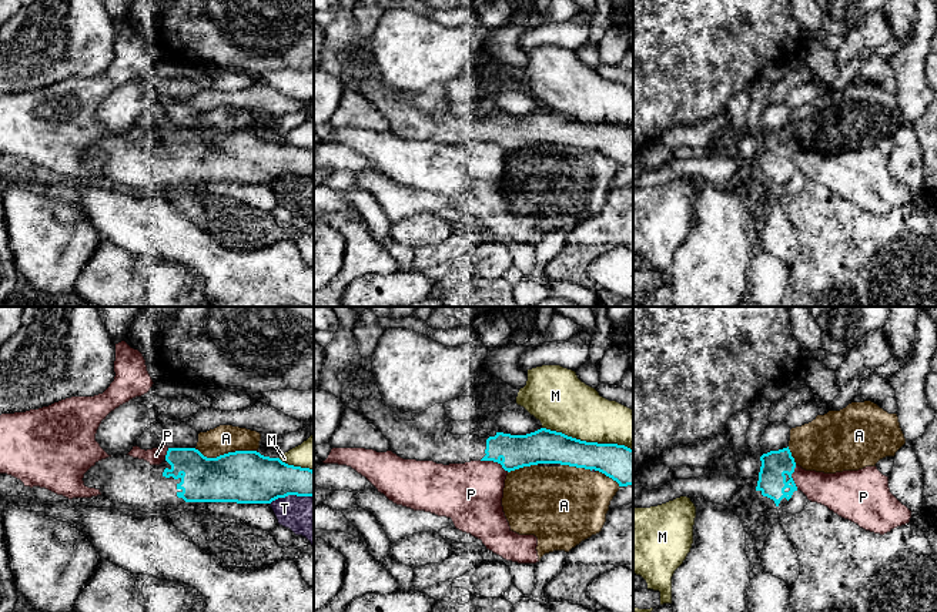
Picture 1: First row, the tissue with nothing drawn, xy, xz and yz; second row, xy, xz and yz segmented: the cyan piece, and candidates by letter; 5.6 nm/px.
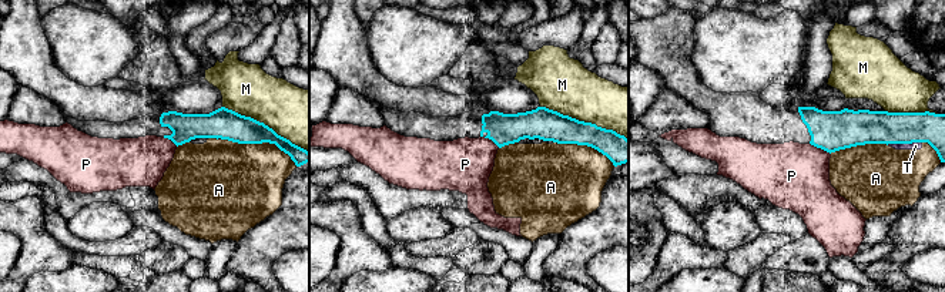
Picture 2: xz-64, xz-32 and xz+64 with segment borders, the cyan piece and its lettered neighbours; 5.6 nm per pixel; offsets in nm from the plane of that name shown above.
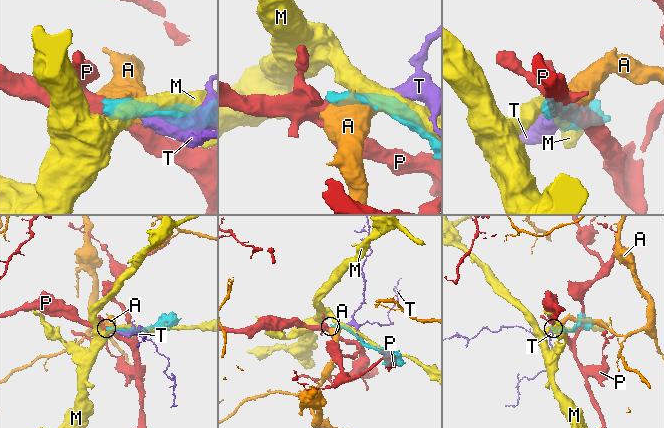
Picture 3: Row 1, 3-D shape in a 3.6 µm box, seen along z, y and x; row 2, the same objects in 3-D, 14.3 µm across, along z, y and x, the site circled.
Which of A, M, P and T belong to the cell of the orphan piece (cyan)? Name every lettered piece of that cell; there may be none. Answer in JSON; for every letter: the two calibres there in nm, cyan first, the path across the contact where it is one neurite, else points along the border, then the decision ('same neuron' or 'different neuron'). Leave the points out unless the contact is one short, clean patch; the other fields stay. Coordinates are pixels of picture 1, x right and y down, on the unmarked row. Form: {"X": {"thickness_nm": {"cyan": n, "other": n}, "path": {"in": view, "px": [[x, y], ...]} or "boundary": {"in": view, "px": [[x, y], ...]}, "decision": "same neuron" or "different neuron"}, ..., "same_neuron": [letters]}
{"A": {"thickness_nm": {"cyan": 300, "other": 160}, "decision": "different neuron"}, "M": {"thickness_nm": {"cyan": 200, "other": 320}, "decision": "different neuron"}, "P": {"thickness_nm": {"cyan": 190, "other": 360}, "boundary": {"in": "xz", "px": [[481, 140], [497, 141], [508, 151]]}, "decision": "different neuron"}, "T": {"thickness_nm": {"cyan": 280, "other": 240}, "decision": "different neuron"}, "same_neuron": []}

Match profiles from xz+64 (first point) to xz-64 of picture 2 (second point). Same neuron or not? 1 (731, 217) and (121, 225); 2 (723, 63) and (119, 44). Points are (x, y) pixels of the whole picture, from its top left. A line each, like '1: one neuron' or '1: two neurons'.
1: one neuron
2: one neuron

